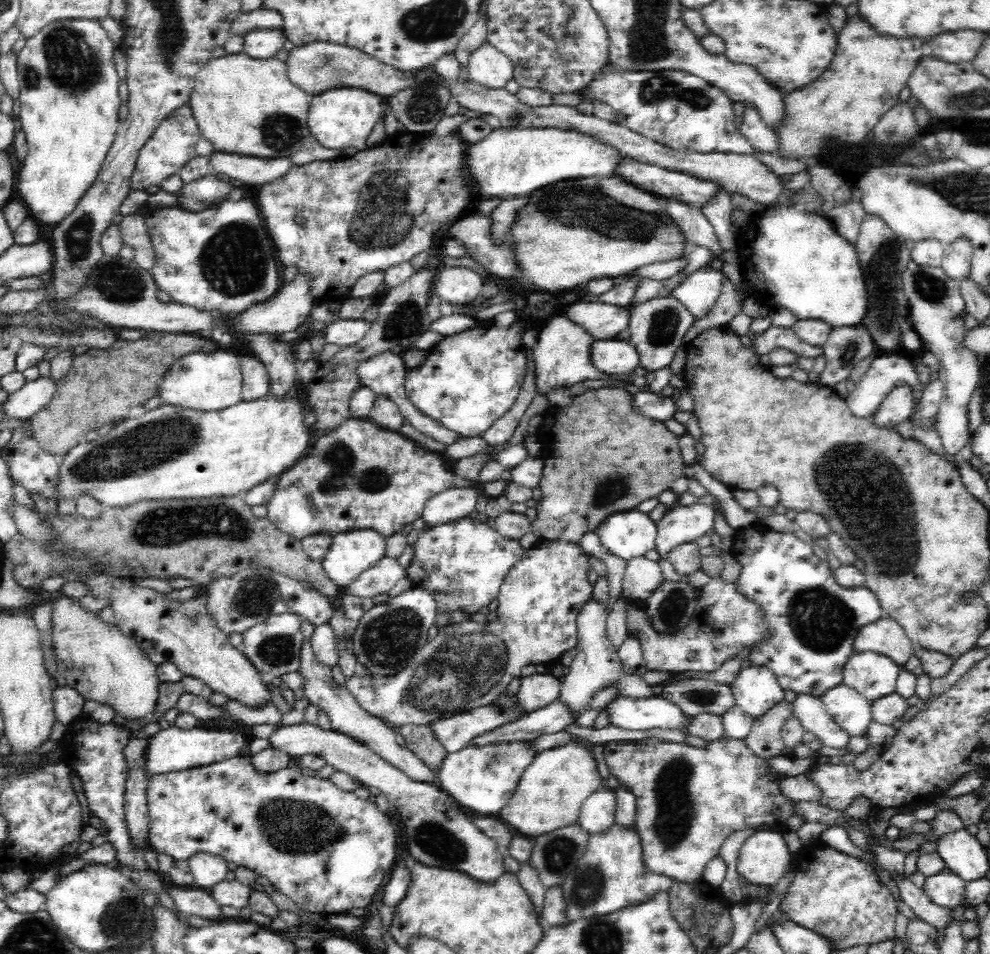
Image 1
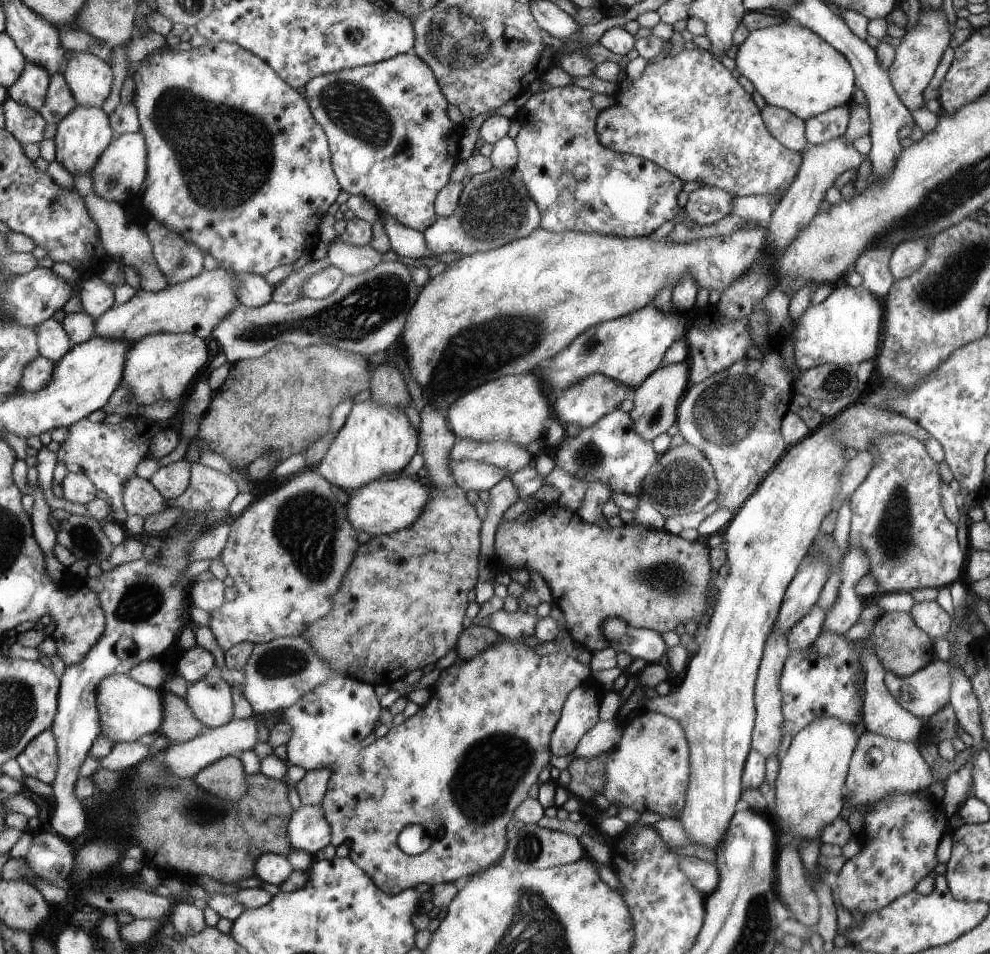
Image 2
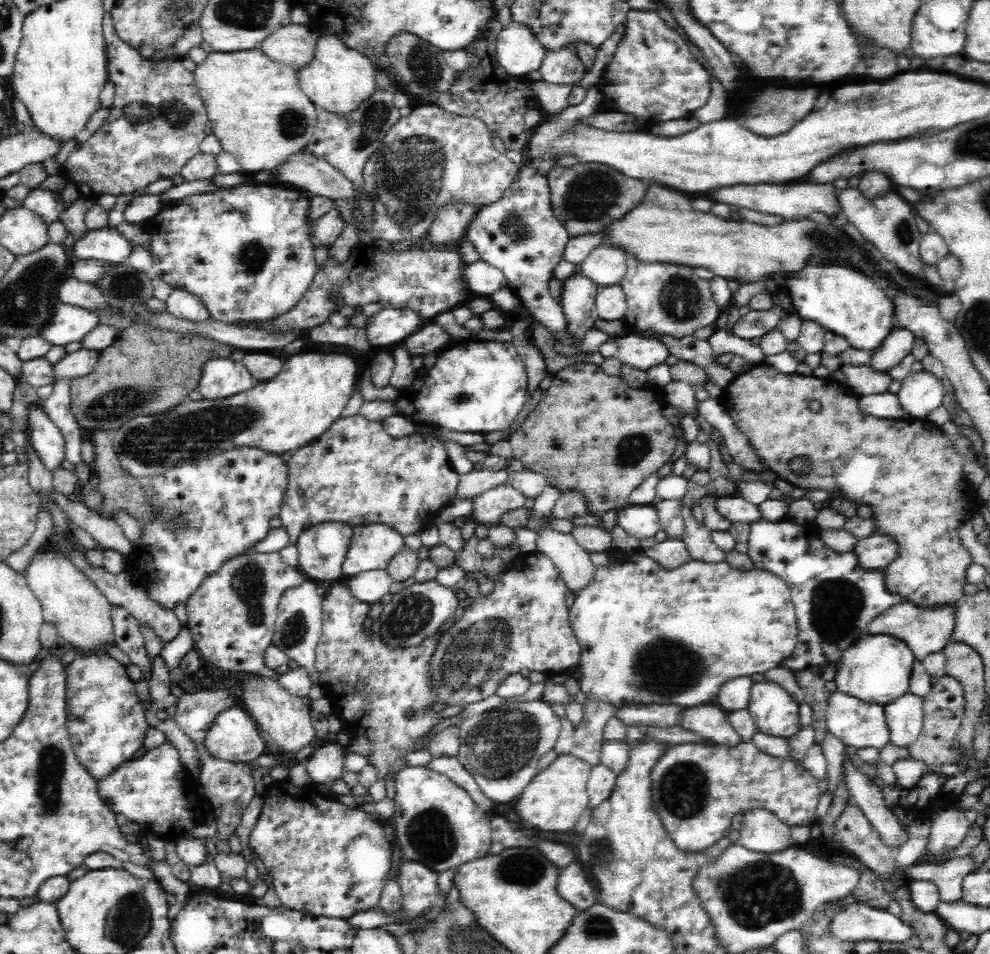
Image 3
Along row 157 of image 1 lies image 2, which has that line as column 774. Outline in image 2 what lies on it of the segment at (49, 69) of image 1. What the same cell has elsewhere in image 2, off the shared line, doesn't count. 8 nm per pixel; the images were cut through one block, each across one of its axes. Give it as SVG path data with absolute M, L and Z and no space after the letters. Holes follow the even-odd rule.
M781 22L750 31L733 58L739 74L753 84L764 104L791 111L803 121L846 104L851 94L857 94L855 72L848 59L820 35L799 24Z

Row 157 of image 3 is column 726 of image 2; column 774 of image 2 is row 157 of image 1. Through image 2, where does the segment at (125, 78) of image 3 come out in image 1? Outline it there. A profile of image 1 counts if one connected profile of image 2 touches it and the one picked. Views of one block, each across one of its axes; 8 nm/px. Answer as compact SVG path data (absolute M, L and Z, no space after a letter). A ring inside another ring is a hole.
M188 104L182 105L174 113L171 113L170 117L167 117L151 135L150 140L143 144L135 163L134 174L131 176L131 190L159 186L162 180L180 172L188 160L197 157L195 146L200 138L201 134L191 108Z

